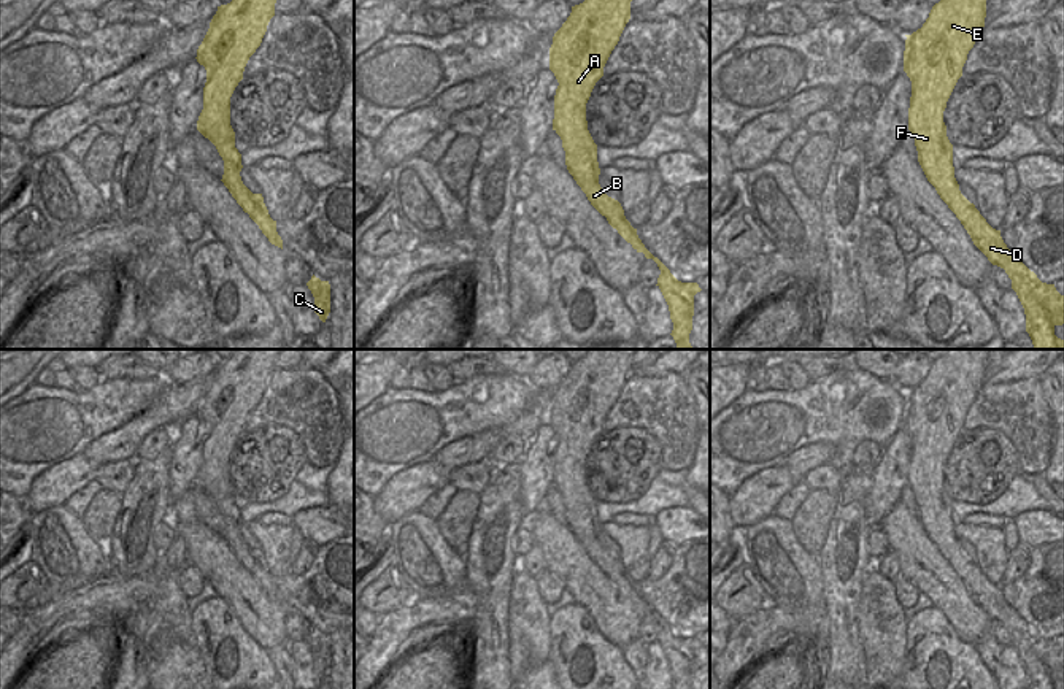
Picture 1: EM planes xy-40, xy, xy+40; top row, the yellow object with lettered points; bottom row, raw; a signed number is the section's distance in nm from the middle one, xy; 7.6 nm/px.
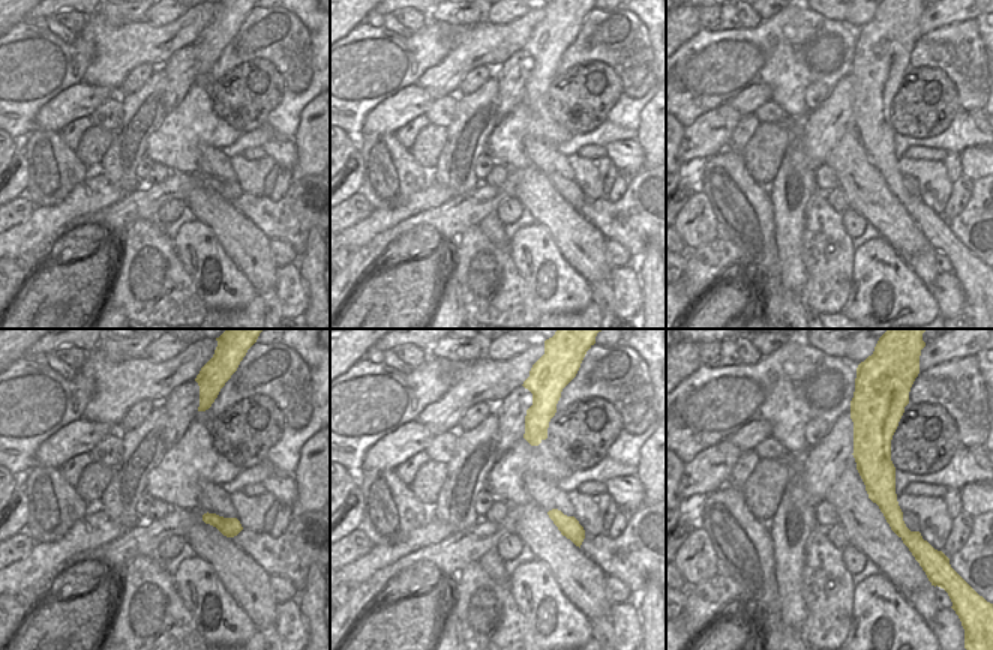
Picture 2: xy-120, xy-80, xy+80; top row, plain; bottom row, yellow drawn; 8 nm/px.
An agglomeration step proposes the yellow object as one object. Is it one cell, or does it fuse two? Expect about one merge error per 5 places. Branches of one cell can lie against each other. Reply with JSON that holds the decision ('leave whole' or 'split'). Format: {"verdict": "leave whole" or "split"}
{"verdict": "leave whole"}

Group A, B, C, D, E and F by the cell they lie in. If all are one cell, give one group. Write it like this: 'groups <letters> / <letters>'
groups A B C D E F

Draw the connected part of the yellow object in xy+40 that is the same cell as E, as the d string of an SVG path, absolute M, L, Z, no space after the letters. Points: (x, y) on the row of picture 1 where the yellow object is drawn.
M940 0L921 29L905 35L904 71L912 81L908 130L918 162L940 198L961 221L973 244L993 265L1005 270L1026 314L1026 332L1035 349L1064 349L1054 327L1064 324L1064 295L1042 283L1004 243L959 191L953 167L953 144L943 111L962 76L969 51L986 17L986 0Z

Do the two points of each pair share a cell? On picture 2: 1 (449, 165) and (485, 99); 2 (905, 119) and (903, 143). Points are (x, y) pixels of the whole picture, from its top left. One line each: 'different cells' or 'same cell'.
1: same cell
2: different cells

